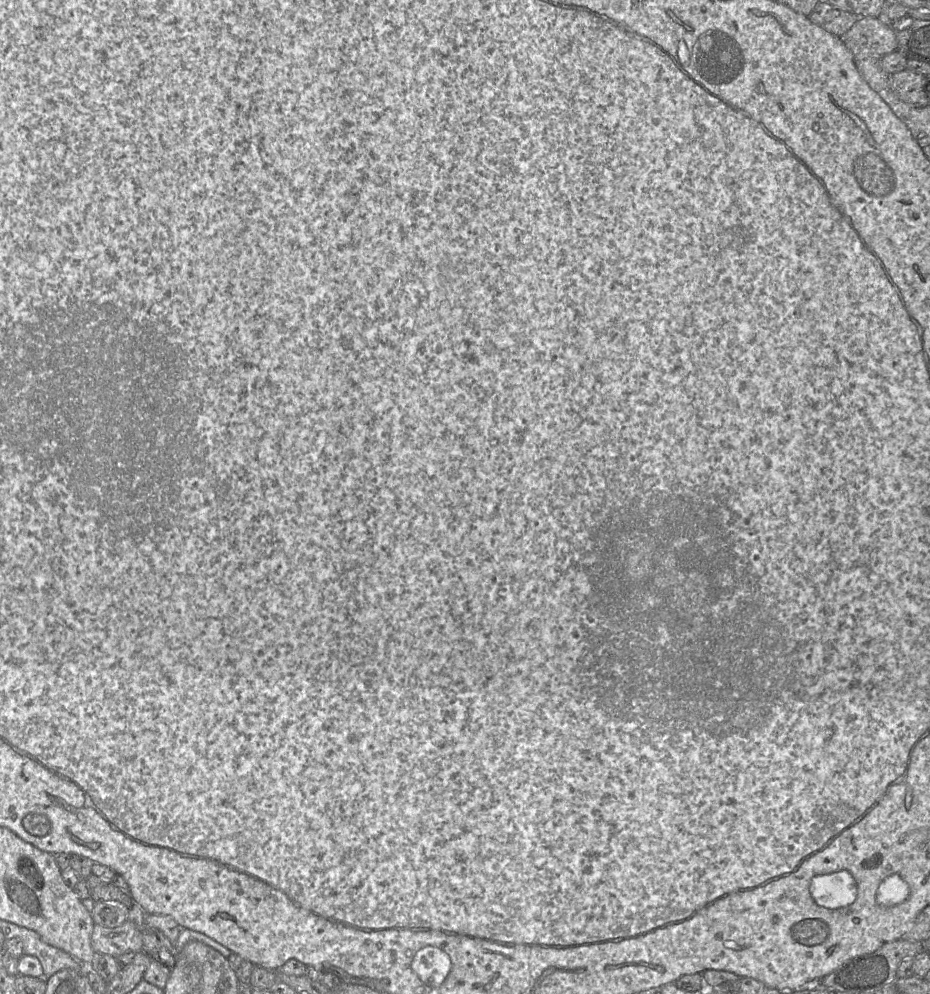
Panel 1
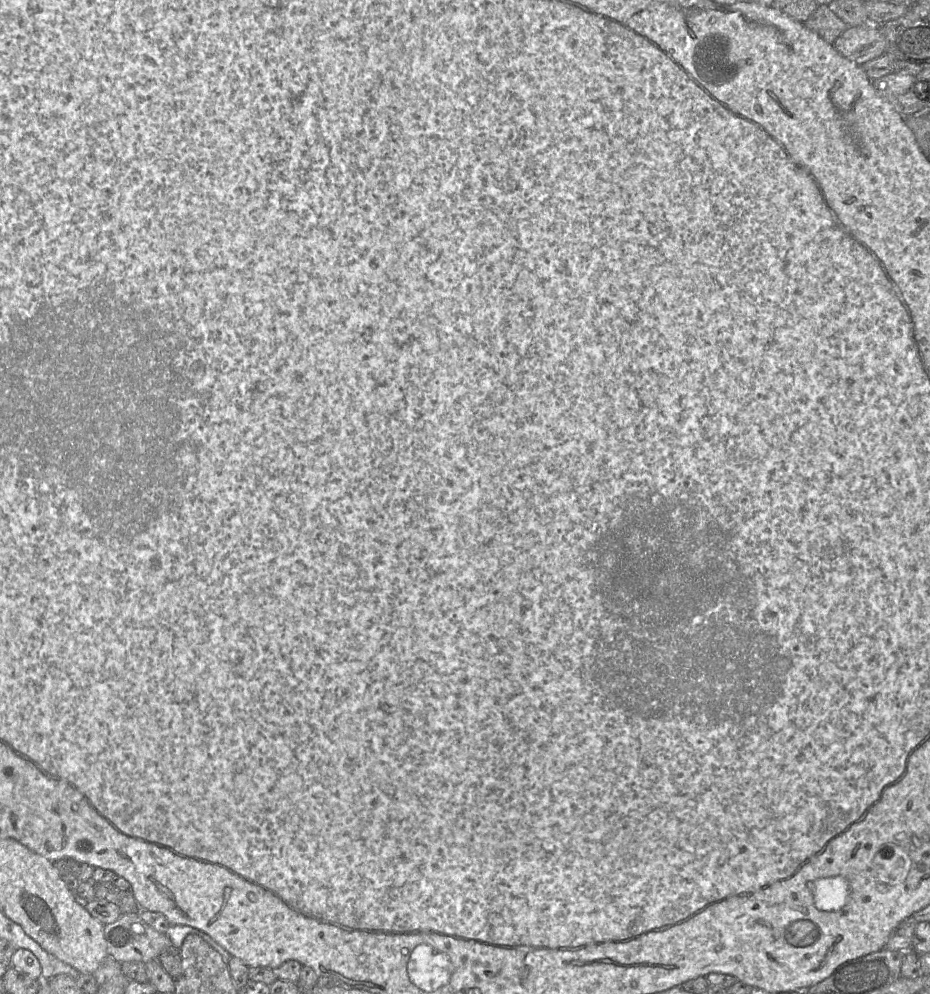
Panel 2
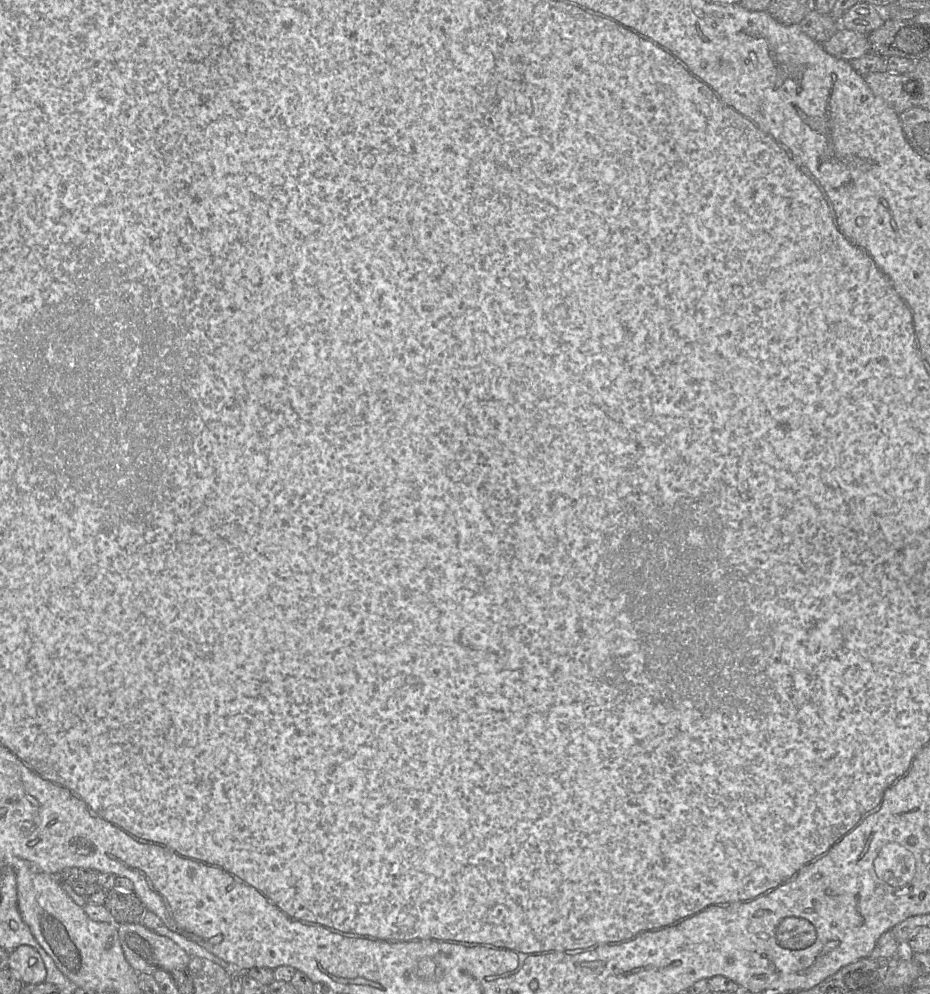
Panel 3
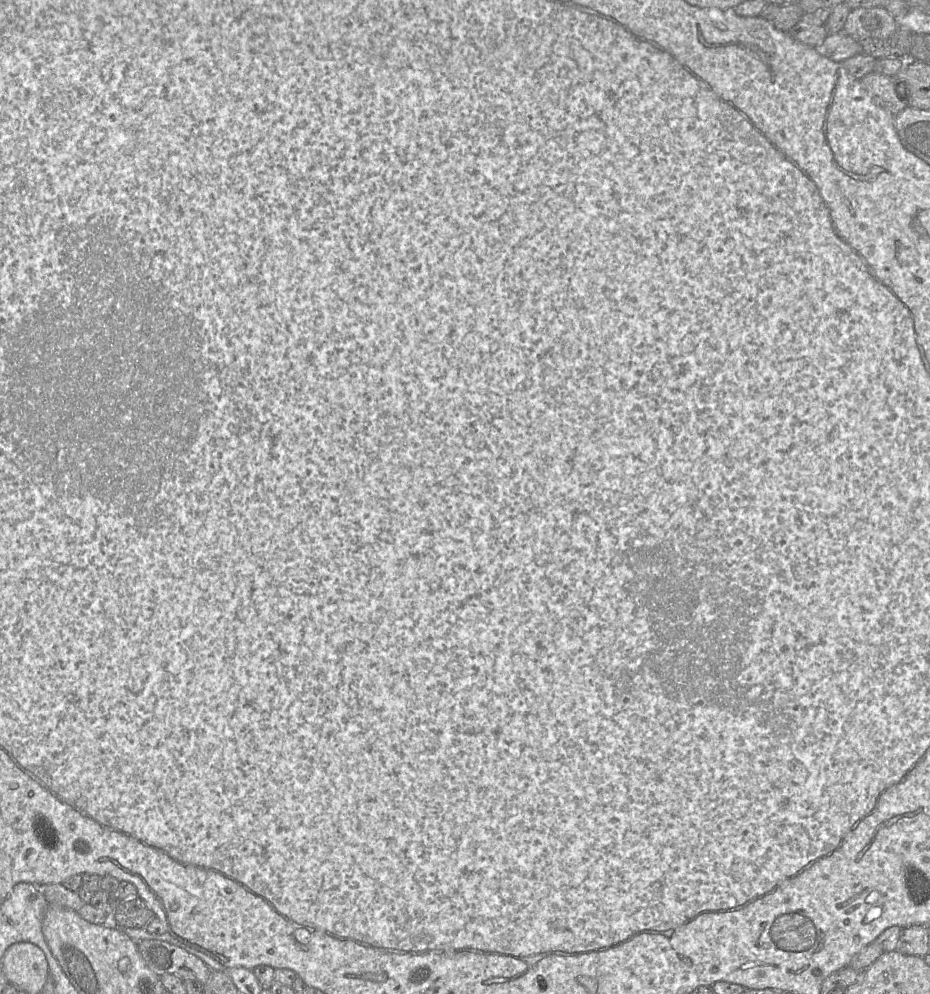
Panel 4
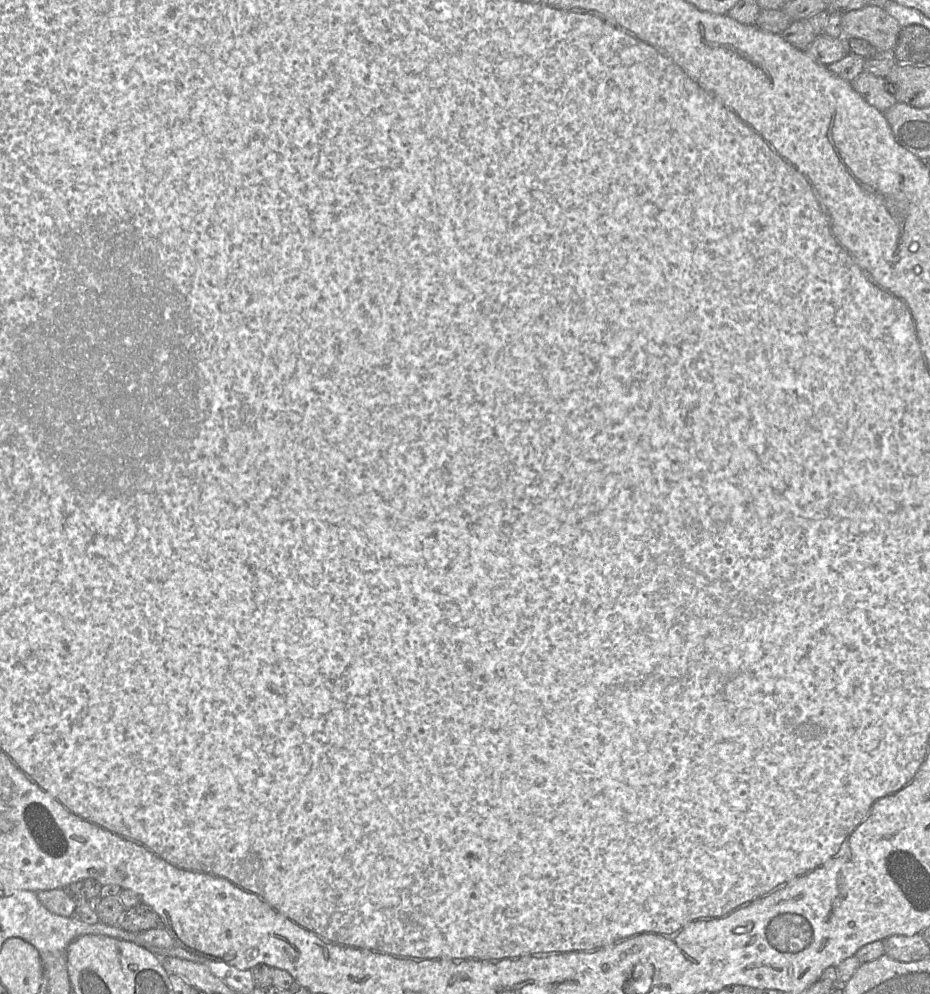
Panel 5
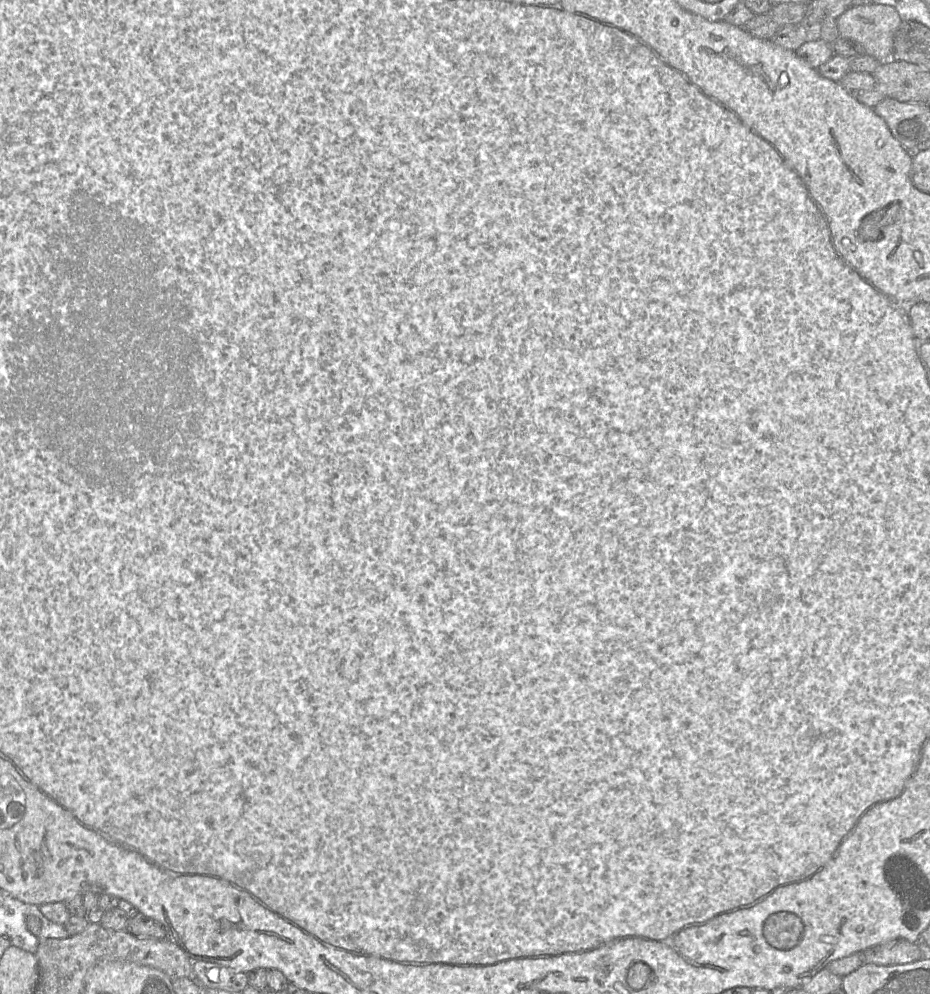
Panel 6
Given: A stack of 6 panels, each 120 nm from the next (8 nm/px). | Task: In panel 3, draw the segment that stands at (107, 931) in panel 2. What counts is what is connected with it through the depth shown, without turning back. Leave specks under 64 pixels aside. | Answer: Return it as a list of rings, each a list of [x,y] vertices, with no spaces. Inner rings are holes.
[[[141,923],[117,926],[124,956],[137,973],[187,970],[190,956],[169,938]]]

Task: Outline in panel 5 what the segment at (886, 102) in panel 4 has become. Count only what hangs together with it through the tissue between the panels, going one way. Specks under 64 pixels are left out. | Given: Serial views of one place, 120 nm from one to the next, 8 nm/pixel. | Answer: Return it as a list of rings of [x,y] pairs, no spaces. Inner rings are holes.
[[[862,72],[851,82],[852,88],[871,106],[885,112],[897,100],[887,86],[885,78],[874,76],[869,72]]]

